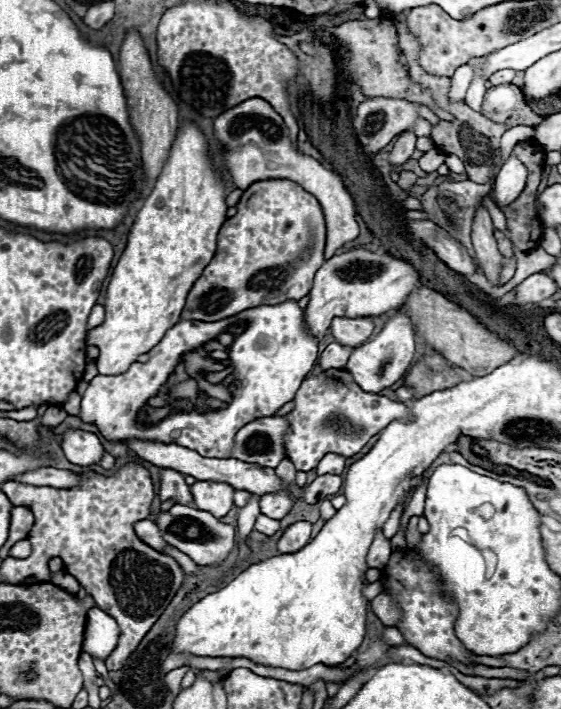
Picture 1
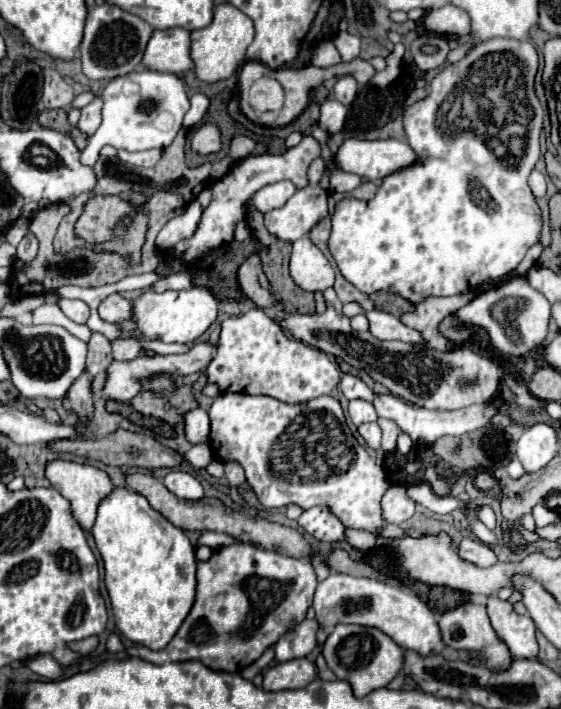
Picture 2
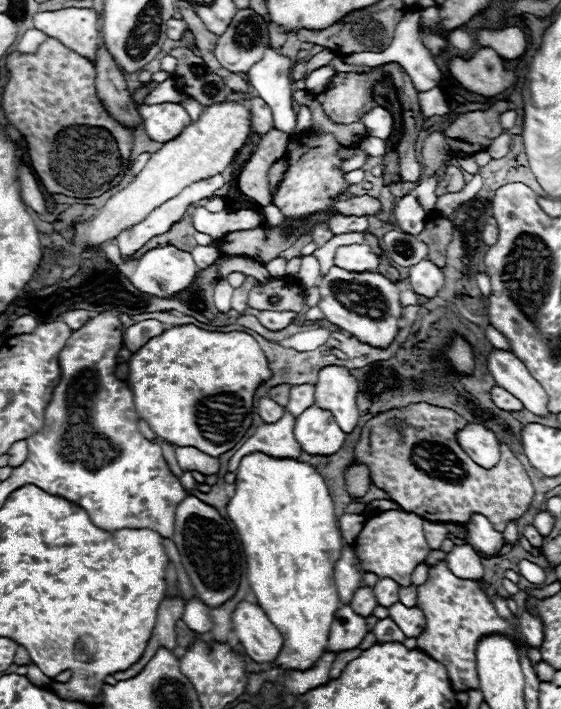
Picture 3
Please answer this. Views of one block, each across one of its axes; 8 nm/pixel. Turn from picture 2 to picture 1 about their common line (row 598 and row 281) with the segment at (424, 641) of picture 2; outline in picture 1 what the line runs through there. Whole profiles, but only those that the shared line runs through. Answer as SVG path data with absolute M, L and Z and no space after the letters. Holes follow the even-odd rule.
M362 246L344 254L332 256L316 272L314 286L310 290L310 302L304 310L304 320L316 338L324 336L332 318L336 316L380 316L390 310L398 310L406 298L420 288L420 274L406 260L398 260L384 250L366 250Z

